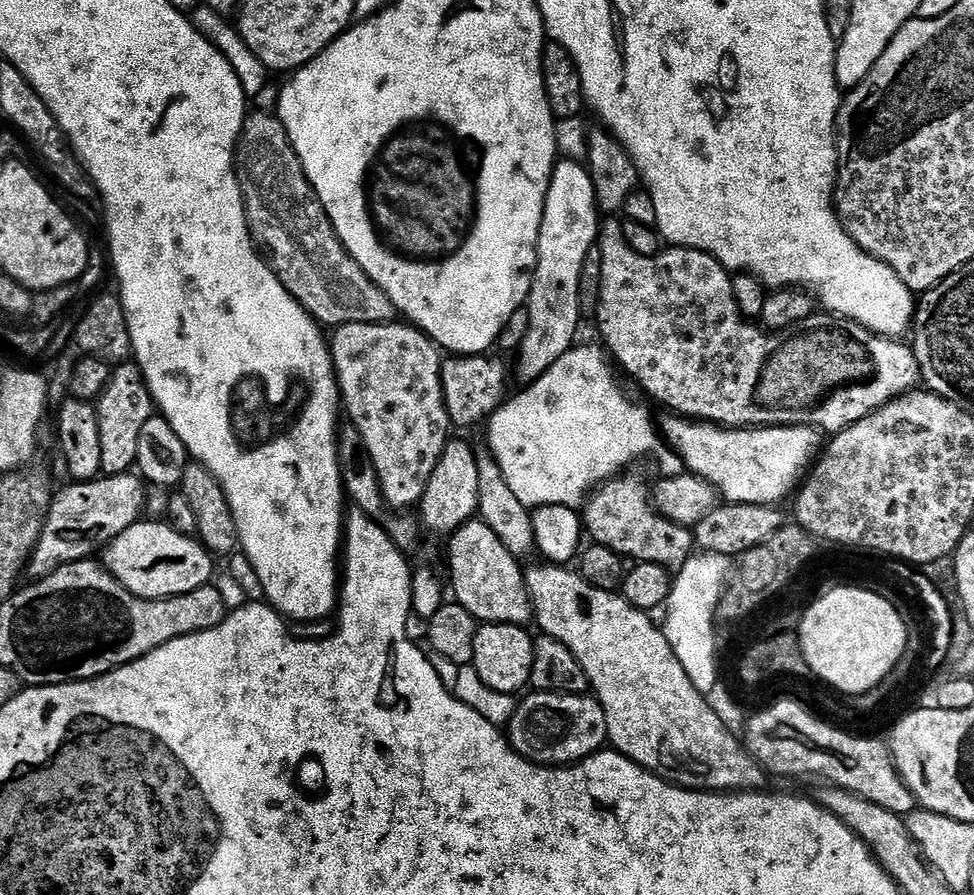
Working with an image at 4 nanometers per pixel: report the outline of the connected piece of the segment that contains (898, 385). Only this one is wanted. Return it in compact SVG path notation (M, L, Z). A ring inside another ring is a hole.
M616 218L601 223L598 247L602 254L602 286L594 323L600 327L599 339L611 359L617 365L620 363L640 383L641 390L668 408L664 410L669 413L725 428L800 424L824 434L835 434L854 426L854 422L862 422L862 418L874 414L891 400L905 396L921 383L916 354L907 343L880 336L857 321L843 318L838 321L838 356L810 356L810 360L792 356L792 364L786 364L784 380L716 380L718 356L756 360L772 356L774 343L758 342L765 340L769 333L751 319L741 316L728 269L710 254L693 248L672 246L667 249L669 252L664 250L655 256L634 254L624 238L624 225ZM842 348L848 348L848 352L842 354Z

